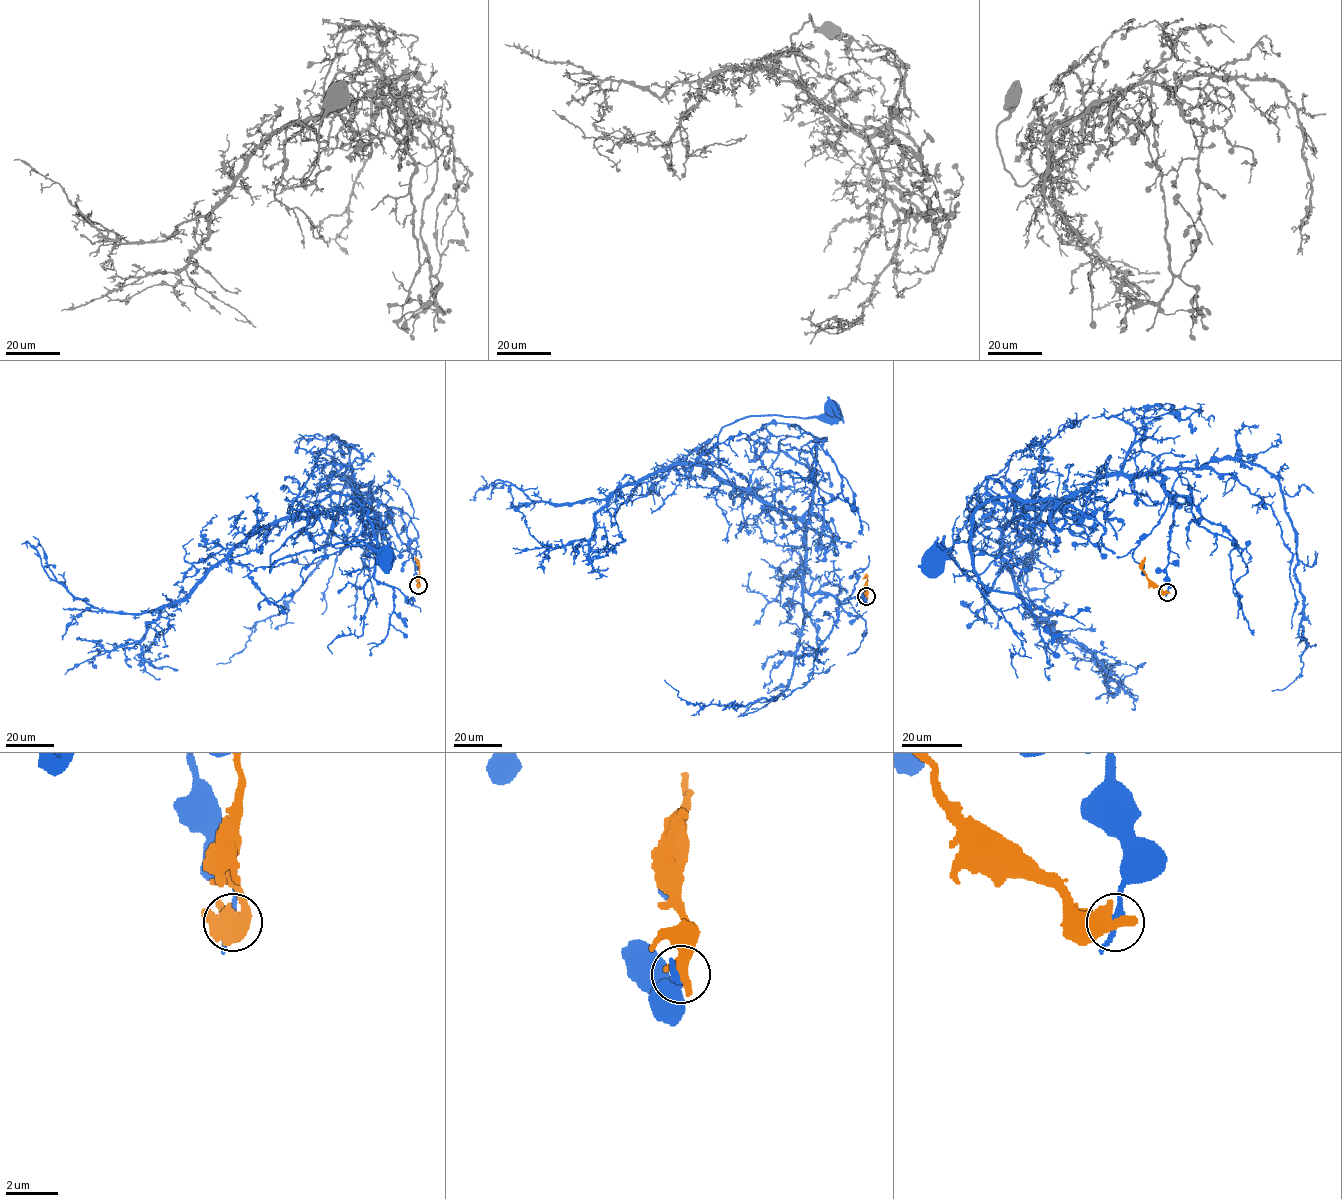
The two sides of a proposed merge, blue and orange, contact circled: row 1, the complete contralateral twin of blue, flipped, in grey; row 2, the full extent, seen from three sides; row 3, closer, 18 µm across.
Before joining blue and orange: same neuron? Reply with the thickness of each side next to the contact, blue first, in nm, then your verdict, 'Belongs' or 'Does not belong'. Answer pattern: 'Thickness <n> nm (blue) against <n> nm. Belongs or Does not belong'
Thickness 240 nm (blue) against 600 nm. Does not belong

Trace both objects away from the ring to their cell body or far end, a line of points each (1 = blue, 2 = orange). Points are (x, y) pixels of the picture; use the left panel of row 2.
1: (419, 585), (391, 512), (356, 491), (350, 508), (292, 534), (269, 572), (357, 541), (384, 557)
2: (419, 585), (419, 562), (414, 557)

